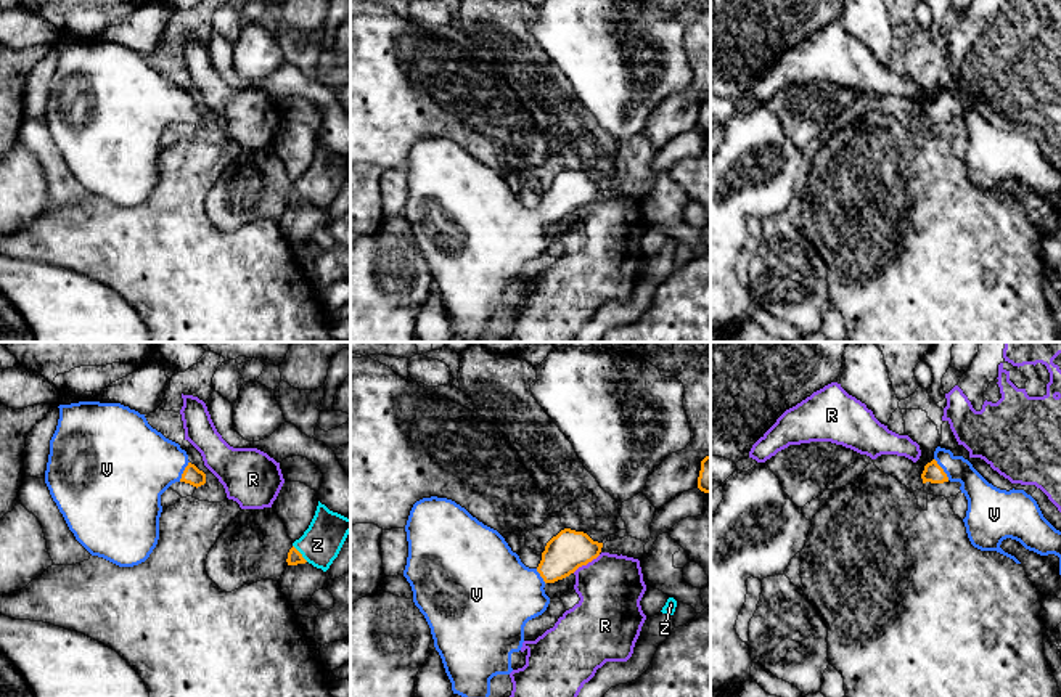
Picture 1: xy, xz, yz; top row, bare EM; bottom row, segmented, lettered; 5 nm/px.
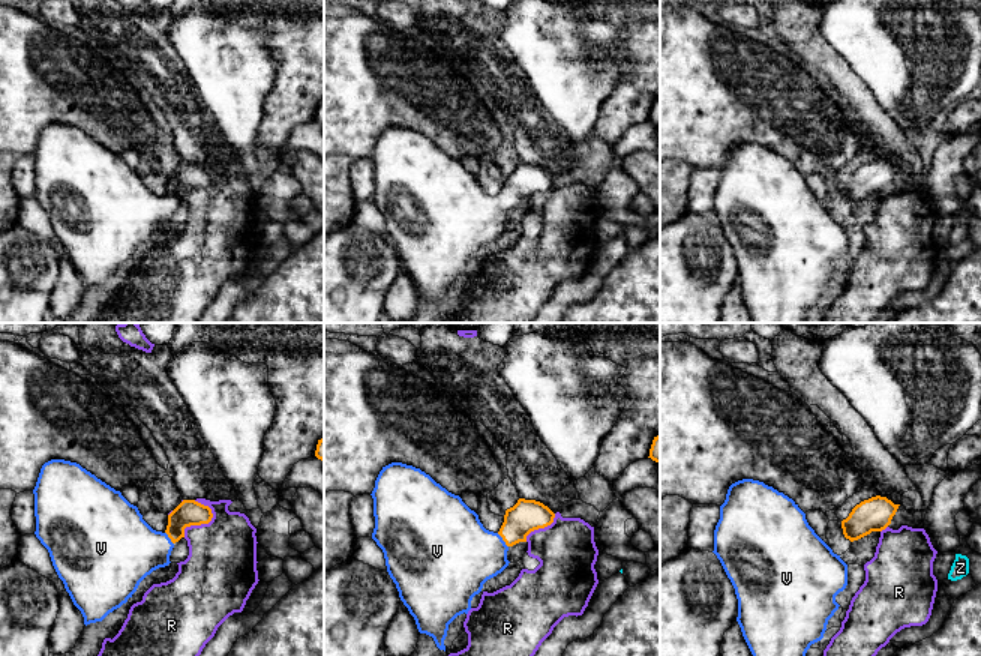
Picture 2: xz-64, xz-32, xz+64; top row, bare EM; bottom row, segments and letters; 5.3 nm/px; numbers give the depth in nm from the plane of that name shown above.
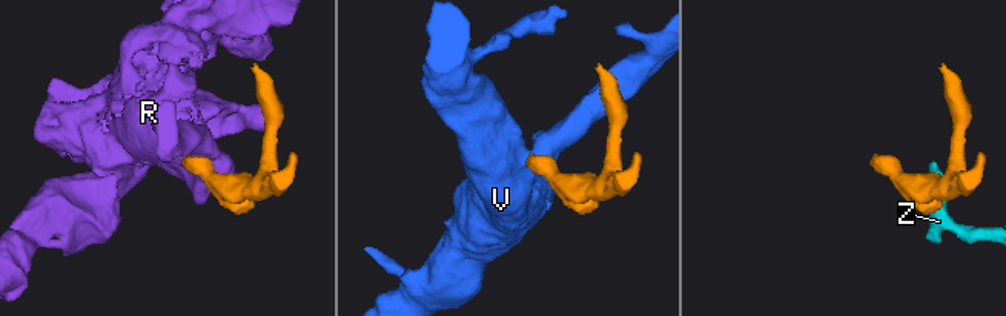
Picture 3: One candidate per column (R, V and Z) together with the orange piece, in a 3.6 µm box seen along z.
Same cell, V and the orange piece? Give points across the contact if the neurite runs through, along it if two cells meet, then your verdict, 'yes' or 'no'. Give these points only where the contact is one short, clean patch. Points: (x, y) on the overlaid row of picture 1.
runs through yz (933, 472), (942, 469), (955, 469), (983, 498); yes

